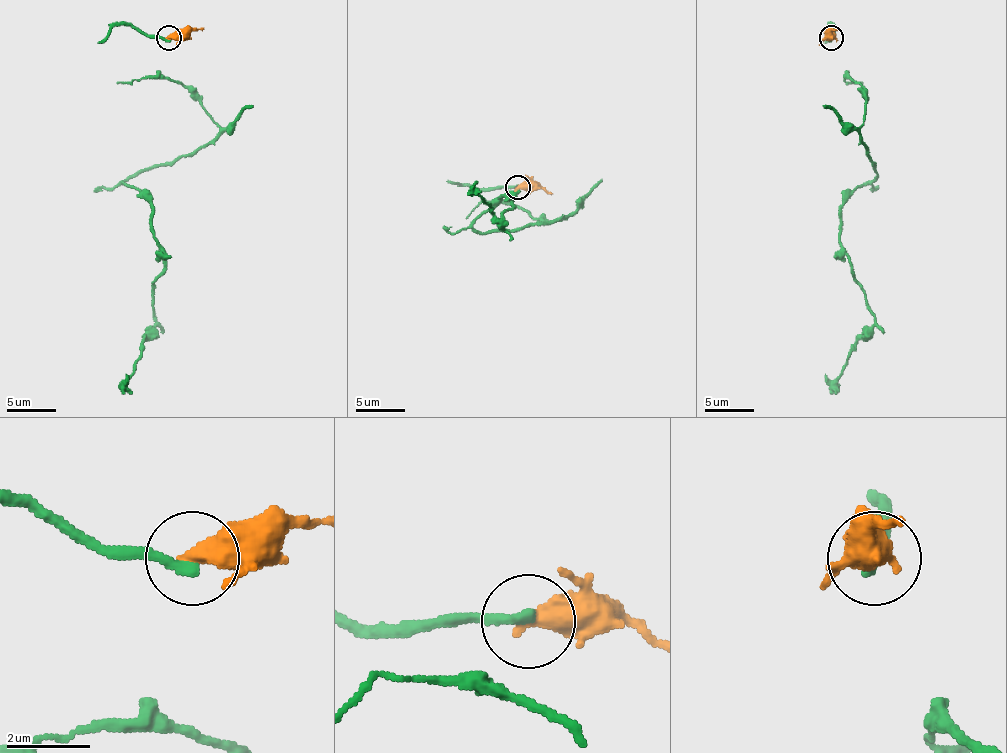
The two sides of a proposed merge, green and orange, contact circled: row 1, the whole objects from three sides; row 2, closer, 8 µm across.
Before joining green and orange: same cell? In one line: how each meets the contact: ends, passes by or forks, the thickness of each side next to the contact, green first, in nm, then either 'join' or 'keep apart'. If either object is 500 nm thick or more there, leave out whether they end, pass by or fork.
280 nm thick on the green side, 500 nm on the other; keep apart

